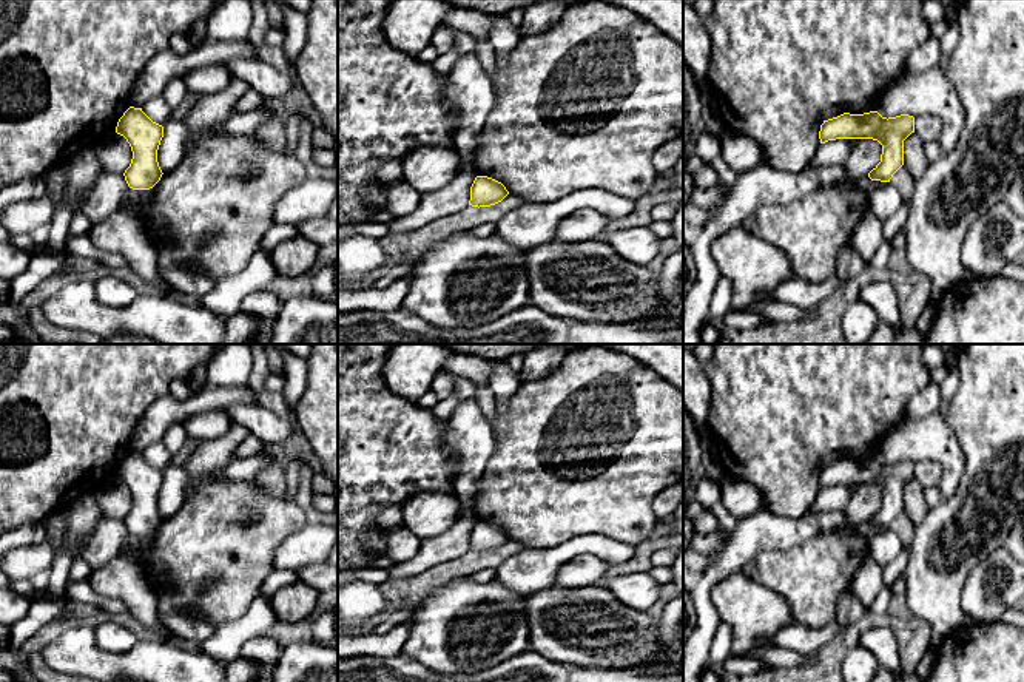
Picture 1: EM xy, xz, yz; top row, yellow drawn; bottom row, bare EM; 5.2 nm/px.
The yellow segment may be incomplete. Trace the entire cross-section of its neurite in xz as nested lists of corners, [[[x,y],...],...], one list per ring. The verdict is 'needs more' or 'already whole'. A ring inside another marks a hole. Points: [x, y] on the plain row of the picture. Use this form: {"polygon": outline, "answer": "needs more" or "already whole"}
{"polygon": [[[477,522],[470,532],[470,546],[472,552],[490,552],[501,548],[509,537],[506,532],[487,522]]], "answer": "already whole"}

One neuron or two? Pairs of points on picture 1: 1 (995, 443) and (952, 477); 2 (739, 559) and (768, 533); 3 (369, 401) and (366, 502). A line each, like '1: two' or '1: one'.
1: two
2: one
3: one

